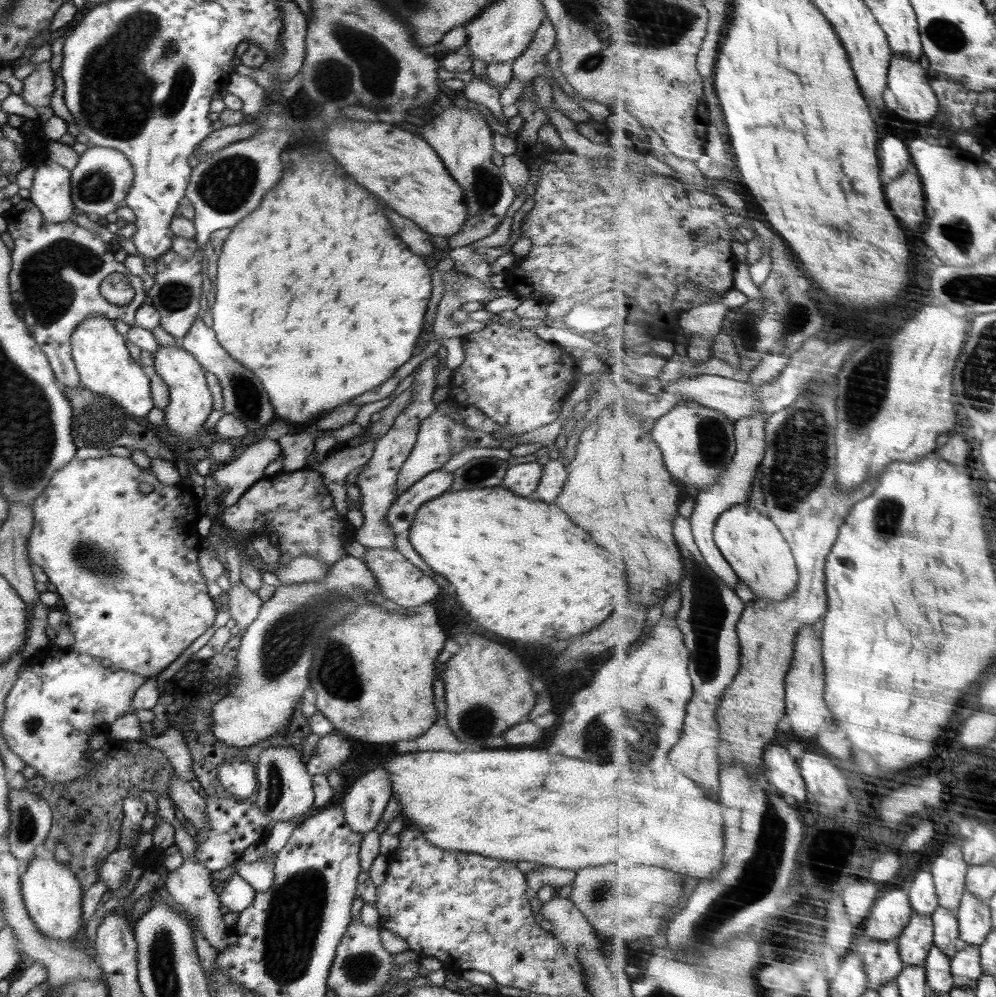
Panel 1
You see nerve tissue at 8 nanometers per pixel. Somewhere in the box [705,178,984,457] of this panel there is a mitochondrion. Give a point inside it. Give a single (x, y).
(867, 385)

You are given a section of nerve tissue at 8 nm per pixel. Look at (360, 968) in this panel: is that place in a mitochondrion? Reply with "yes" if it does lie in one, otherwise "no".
yes

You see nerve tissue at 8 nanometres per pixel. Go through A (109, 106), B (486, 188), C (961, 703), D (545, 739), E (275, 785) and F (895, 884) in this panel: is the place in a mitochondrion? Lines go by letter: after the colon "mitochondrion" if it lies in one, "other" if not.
A: mitochondrion
B: mitochondrion
C: other
D: other
E: mitochondrion
F: other

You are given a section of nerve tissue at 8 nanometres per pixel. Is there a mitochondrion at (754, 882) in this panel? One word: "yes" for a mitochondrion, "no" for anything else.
yes

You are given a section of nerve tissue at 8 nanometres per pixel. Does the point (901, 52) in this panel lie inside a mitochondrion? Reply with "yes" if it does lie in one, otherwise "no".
no

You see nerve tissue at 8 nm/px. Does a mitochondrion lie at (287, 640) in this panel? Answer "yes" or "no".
yes

